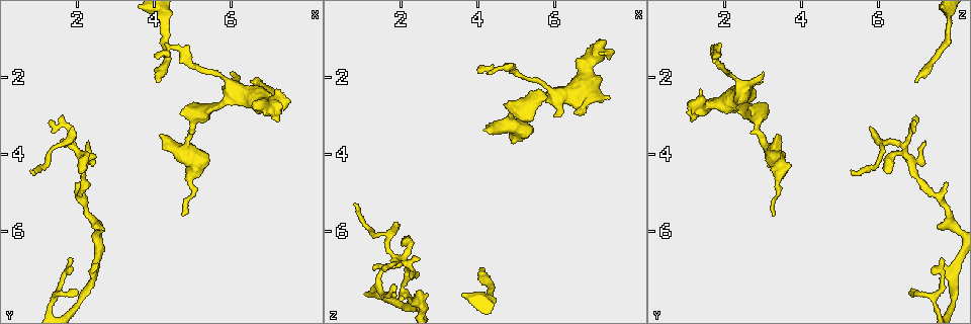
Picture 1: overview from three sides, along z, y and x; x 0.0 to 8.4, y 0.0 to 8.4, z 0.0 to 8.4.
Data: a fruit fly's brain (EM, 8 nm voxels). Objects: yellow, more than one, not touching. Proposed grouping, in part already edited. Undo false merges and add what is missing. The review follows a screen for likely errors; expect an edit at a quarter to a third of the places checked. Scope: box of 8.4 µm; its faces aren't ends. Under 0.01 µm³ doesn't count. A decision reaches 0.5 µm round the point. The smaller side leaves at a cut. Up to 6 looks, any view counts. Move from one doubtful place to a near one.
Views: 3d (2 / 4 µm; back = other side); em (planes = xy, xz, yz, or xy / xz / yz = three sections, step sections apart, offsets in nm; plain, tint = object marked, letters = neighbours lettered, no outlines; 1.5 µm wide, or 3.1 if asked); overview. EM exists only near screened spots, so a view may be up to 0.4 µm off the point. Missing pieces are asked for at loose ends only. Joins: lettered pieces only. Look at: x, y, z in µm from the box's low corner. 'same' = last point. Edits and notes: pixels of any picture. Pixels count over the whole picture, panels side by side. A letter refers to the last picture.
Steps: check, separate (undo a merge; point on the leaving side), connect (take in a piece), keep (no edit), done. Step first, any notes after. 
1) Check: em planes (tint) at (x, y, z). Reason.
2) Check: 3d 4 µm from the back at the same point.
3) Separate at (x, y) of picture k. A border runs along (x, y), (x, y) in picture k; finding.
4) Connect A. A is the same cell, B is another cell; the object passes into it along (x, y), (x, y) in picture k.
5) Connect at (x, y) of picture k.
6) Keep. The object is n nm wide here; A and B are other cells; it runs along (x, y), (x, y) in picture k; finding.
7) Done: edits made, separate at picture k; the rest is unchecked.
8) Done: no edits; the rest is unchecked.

Check: em xy step 8 (letters) at (0.80, 4.45, 5.30). Tapers out.

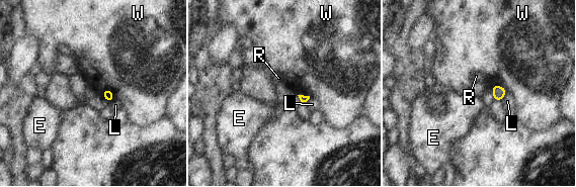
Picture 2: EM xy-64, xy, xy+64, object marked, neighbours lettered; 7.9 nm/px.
Check: em planes (letters) at the same point.

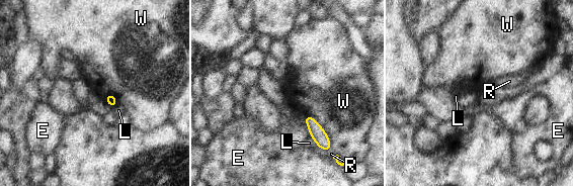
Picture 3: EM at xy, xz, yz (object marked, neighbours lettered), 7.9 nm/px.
Keep. E, L, R and W are other cells; no lettered piece goes on from it.

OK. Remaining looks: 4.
Check: em planes (plain) at (1.85, 6.75, 7.60). An open end.

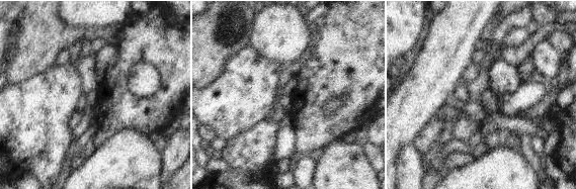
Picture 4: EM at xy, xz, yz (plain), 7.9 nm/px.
Check: em planes (tint) at the same point. With the object marked.

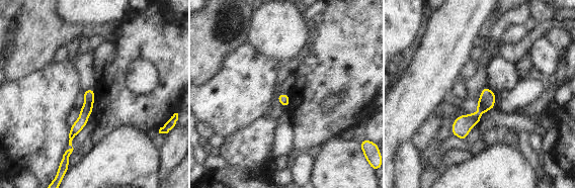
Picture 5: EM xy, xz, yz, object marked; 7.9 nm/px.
Check: em planes (letters) at the same point.

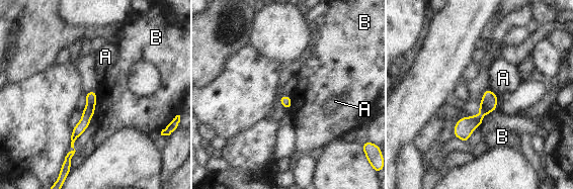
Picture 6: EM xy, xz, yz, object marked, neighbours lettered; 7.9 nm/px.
Keep. The object is 90 nm wide here; A and B are other cells; a border runs along (97, 92), (94, 114) in picture 6; none of them fits.

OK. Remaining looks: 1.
Done: no edits; the rest is unchecked.

